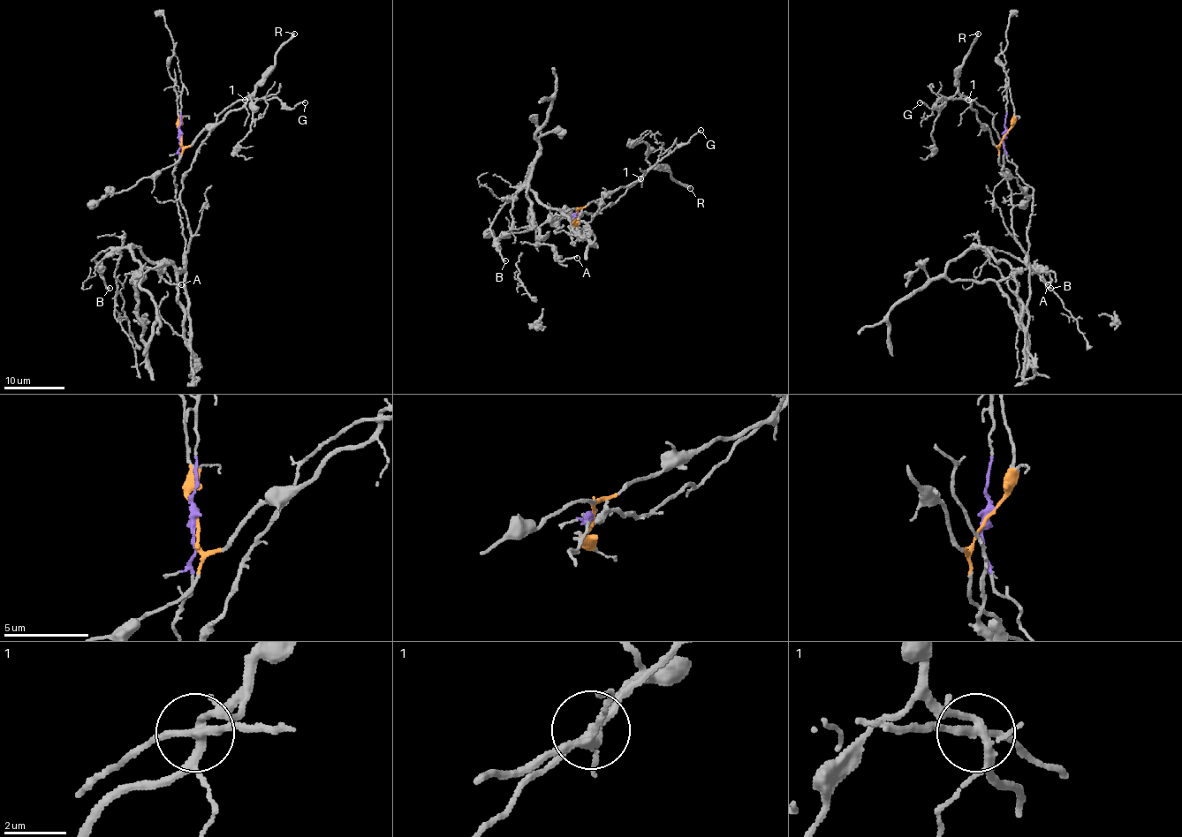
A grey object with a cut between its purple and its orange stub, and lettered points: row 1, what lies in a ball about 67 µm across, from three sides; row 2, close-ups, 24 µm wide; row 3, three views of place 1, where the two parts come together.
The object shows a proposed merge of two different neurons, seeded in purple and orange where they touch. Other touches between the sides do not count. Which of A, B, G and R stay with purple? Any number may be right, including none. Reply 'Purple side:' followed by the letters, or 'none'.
Purple side: A, B, G

